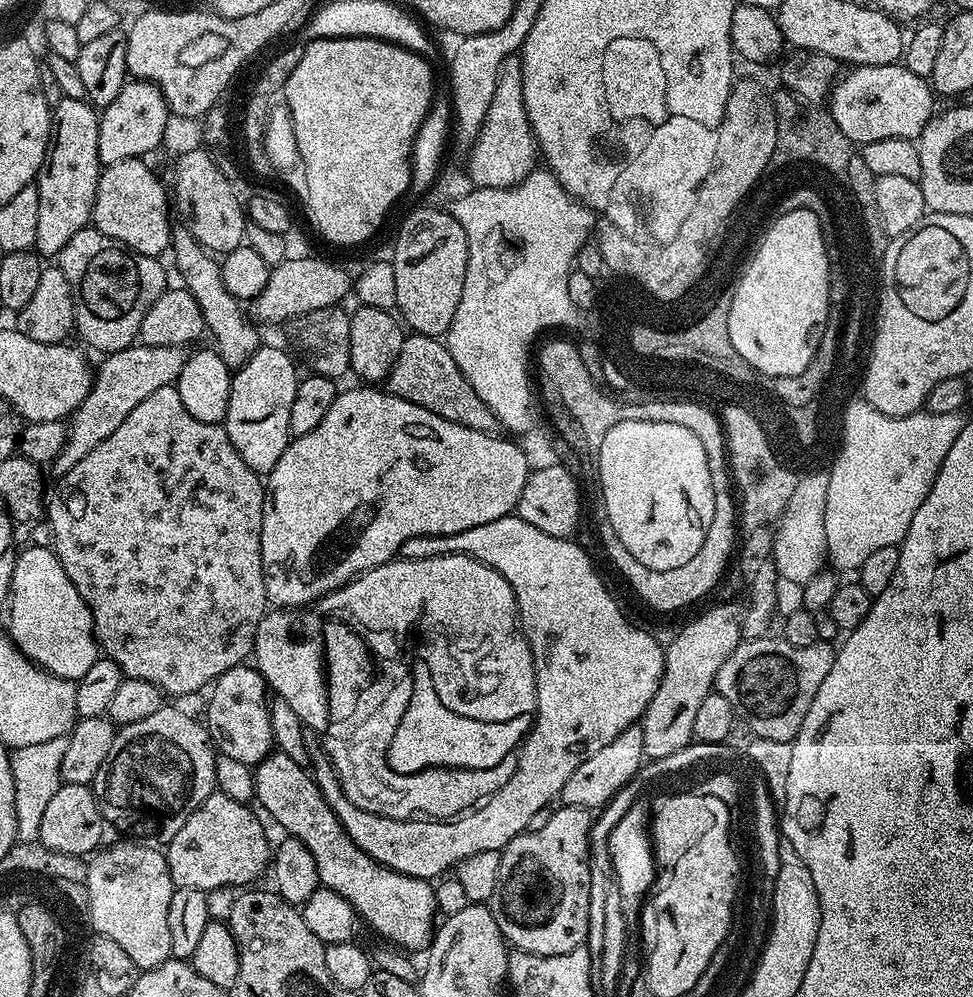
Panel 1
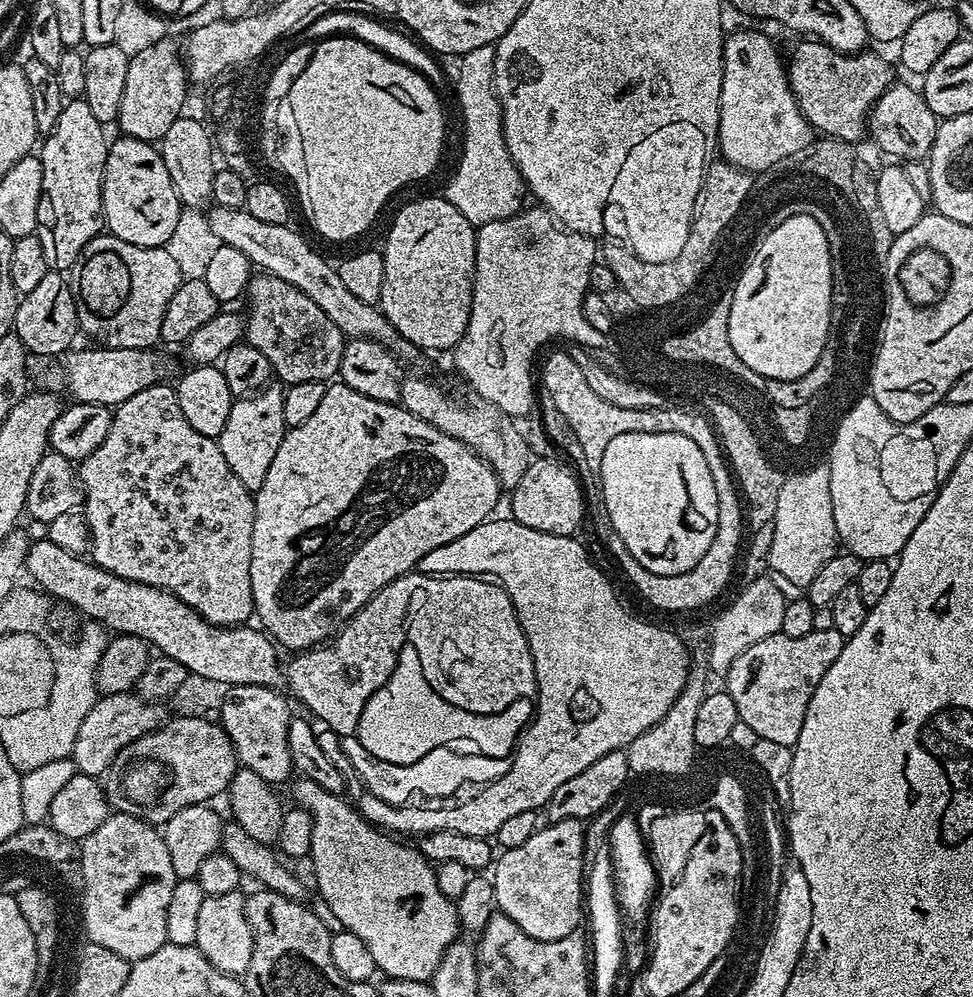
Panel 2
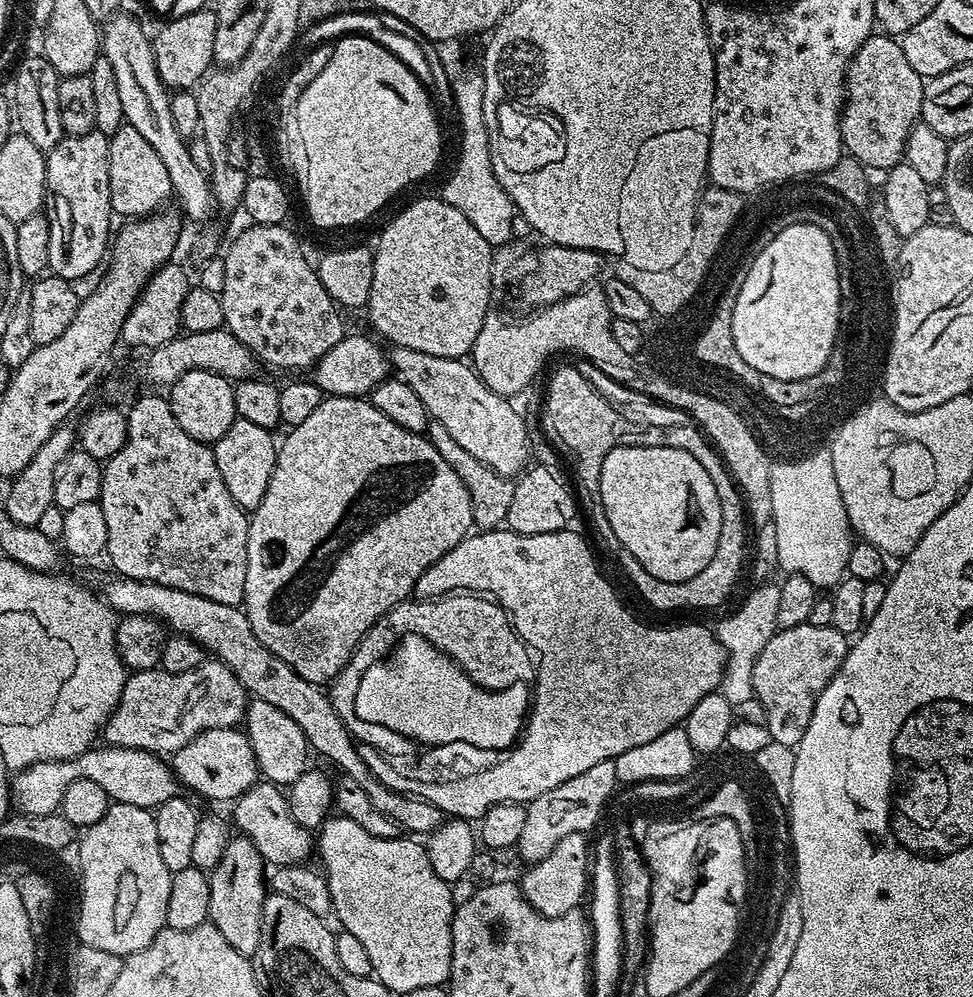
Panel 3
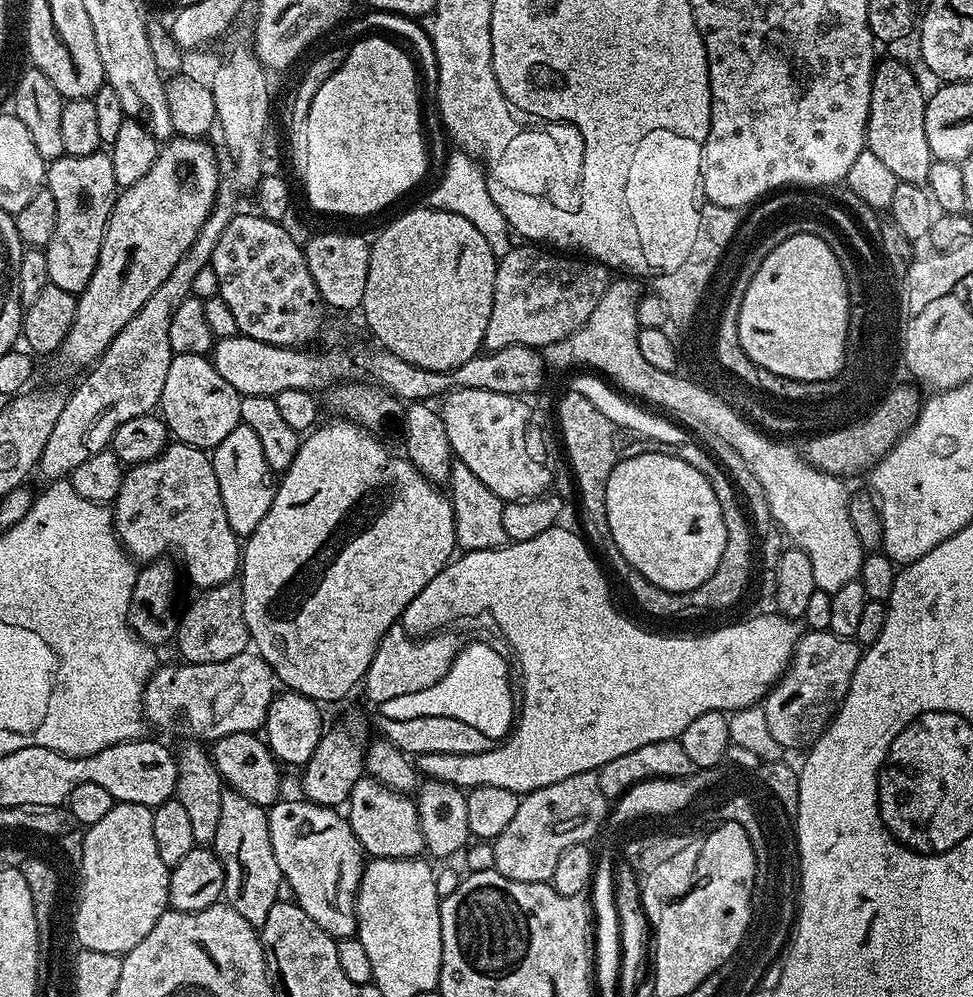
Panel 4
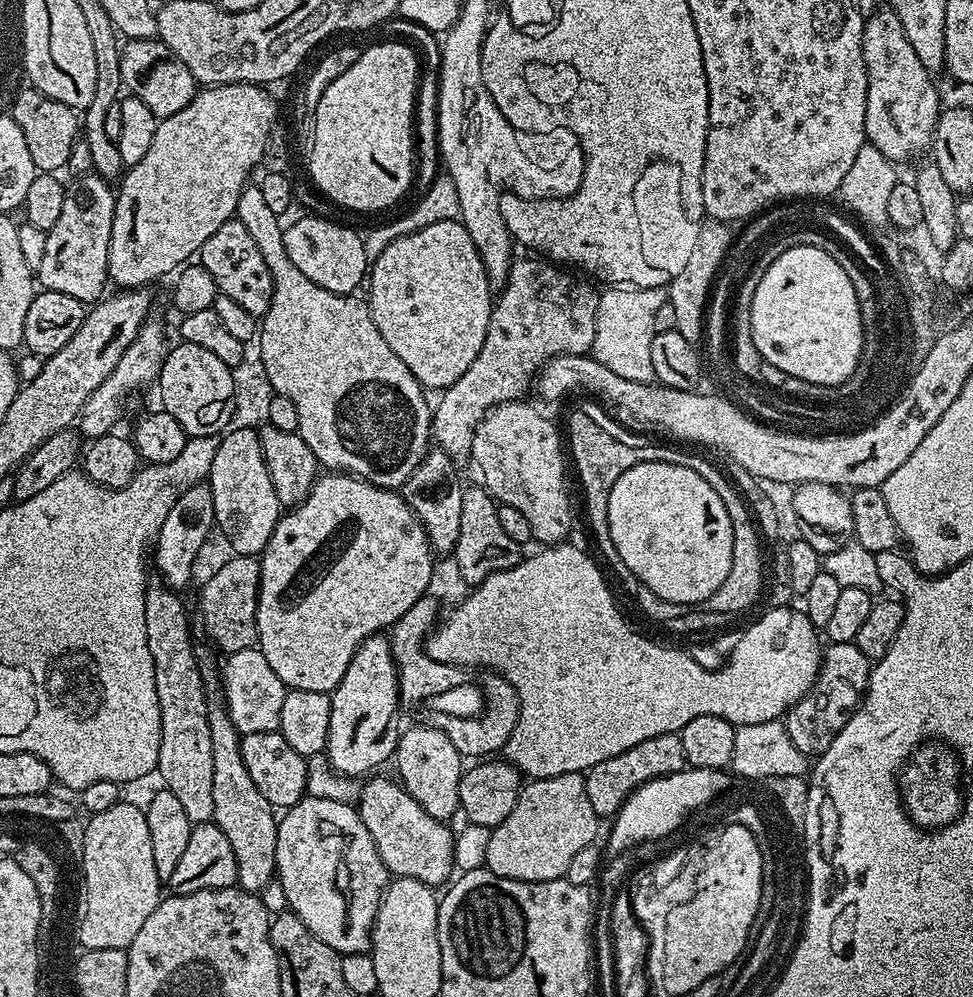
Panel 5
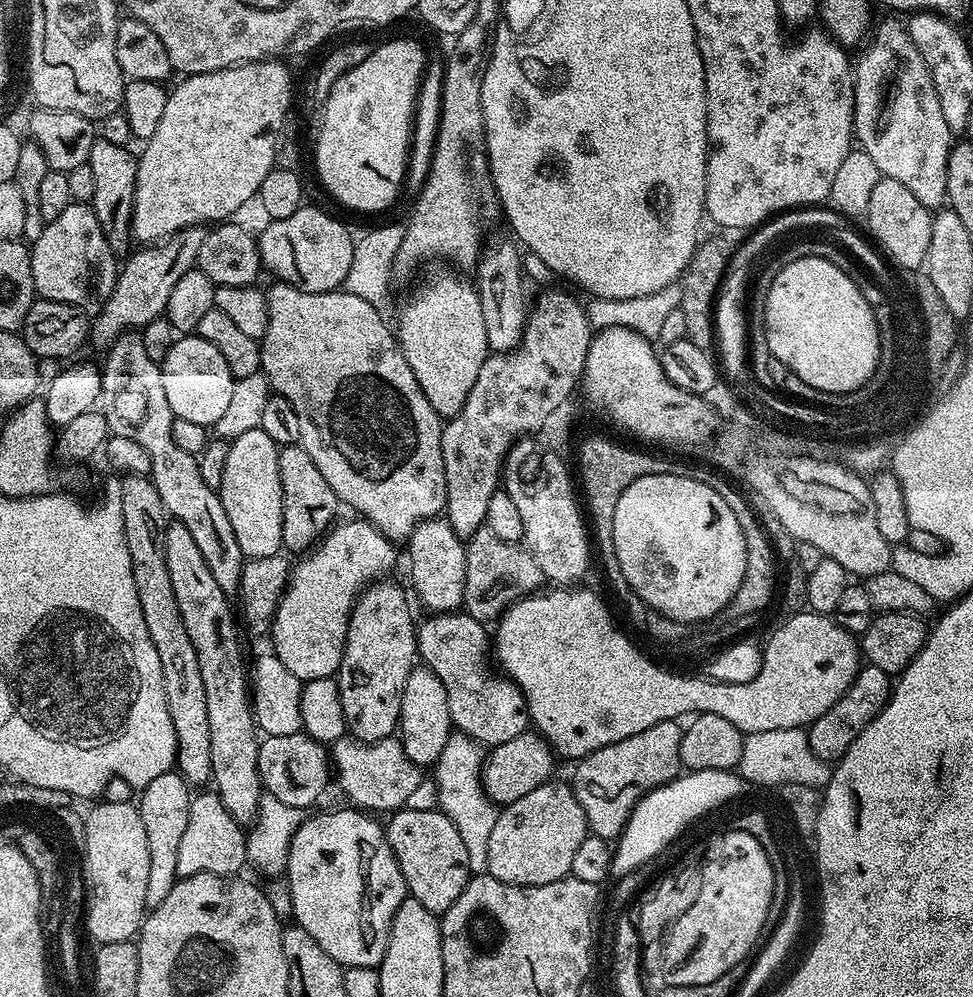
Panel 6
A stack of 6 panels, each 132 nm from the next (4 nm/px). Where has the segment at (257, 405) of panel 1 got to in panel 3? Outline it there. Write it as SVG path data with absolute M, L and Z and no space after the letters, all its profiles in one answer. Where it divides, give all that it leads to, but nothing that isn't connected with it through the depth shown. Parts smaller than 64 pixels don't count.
M237 419L230 426L230 430L226 430L226 434L222 434L222 438L215 441L212 453L218 462L218 471L222 473L222 482L226 482L226 490L230 490L230 498L234 498L234 502L238 502L238 506L245 510L255 510L262 502L262 498L266 494L266 486L270 486L270 474L274 474L274 466L276 465L277 441L272 441L273 433L262 426L254 426L254 422L246 422Z

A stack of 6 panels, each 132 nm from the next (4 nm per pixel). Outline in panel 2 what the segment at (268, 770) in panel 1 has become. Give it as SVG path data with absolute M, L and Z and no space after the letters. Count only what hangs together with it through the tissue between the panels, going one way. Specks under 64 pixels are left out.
M303 778L291 781L292 796L299 807L306 809L312 816L312 872L316 875L316 888L324 899L326 907L332 911L339 927L346 932L358 934L362 942L370 949L377 969L385 977L414 978L431 981L436 973L438 962L442 962L444 951L457 943L456 931L462 925L456 917L456 905L438 888L436 868L433 861L424 857L419 847L401 842L389 833L376 828L355 808L344 796L330 794L330 790L322 790L318 782L310 782Z

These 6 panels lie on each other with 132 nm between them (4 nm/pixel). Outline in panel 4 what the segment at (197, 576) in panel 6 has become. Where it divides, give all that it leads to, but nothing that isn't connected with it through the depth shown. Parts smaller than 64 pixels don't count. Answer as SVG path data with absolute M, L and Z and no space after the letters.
M225 790L214 851L224 867L223 899L234 910L238 910L246 922L263 926L266 914L270 914L270 906L274 906L282 896L282 877L278 870L278 858L274 858L274 846L270 846L266 809L250 802L250 798L242 794Z

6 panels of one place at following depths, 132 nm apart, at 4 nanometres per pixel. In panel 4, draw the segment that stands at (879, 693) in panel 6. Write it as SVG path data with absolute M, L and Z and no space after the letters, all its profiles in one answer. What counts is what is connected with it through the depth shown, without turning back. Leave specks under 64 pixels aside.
M808 630L801 635L787 670L762 701L766 724L781 749L804 750L816 743L846 698L861 655L861 645L855 639L839 636L834 631Z

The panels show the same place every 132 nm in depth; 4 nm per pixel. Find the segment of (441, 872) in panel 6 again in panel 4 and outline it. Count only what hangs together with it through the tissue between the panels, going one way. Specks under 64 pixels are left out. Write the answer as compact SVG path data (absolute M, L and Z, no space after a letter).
M371 778L360 779L354 786L354 790L350 790L348 795L346 819L354 830L360 847L369 857L378 860L382 858L416 858L425 851L416 800L411 795L395 792L382 782Z

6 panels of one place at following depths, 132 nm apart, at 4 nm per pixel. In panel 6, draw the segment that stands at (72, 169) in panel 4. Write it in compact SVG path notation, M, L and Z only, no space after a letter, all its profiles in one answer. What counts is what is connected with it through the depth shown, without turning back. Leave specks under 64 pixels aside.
M73 202L66 206L59 218L45 225L42 236L30 244L30 251L39 299L66 302L85 314L95 314L110 298L118 275L118 256L87 203Z

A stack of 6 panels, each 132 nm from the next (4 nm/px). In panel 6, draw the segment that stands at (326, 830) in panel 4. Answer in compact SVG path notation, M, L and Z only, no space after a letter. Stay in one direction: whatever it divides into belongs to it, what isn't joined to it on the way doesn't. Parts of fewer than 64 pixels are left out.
M355 807L340 808L337 812L320 812L317 816L309 815L290 842L286 885L292 899L291 915L296 916L295 923L330 958L334 958L344 968L350 966L377 967L386 954L394 914L398 906L408 896L408 887L402 878L402 870L388 845L385 829L371 820L371 815Z

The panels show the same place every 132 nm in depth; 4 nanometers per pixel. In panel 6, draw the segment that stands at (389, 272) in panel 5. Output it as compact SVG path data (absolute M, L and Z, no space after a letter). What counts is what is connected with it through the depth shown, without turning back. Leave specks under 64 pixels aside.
M455 271L440 272L420 285L412 297L400 308L400 317L394 320L396 340L400 343L406 362L410 362L410 370L414 370L414 378L418 378L418 386L422 386L422 394L426 394L426 402L434 406L441 418L451 418L466 406L466 397L470 394L474 382L478 379L478 370L486 362L490 354L486 338L486 321L482 318L482 302L475 287L468 284Z

